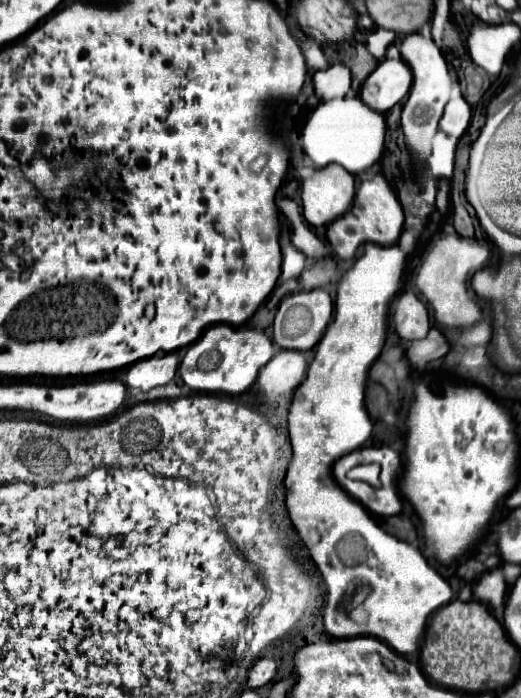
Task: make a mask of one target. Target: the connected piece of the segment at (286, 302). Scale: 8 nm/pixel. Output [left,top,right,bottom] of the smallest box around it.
[272,290,334,352]

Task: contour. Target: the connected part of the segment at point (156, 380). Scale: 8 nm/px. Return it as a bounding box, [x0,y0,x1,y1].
[126,352,180,392]

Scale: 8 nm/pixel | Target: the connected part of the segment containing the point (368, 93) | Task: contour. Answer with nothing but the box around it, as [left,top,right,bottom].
[362,58,412,112]

